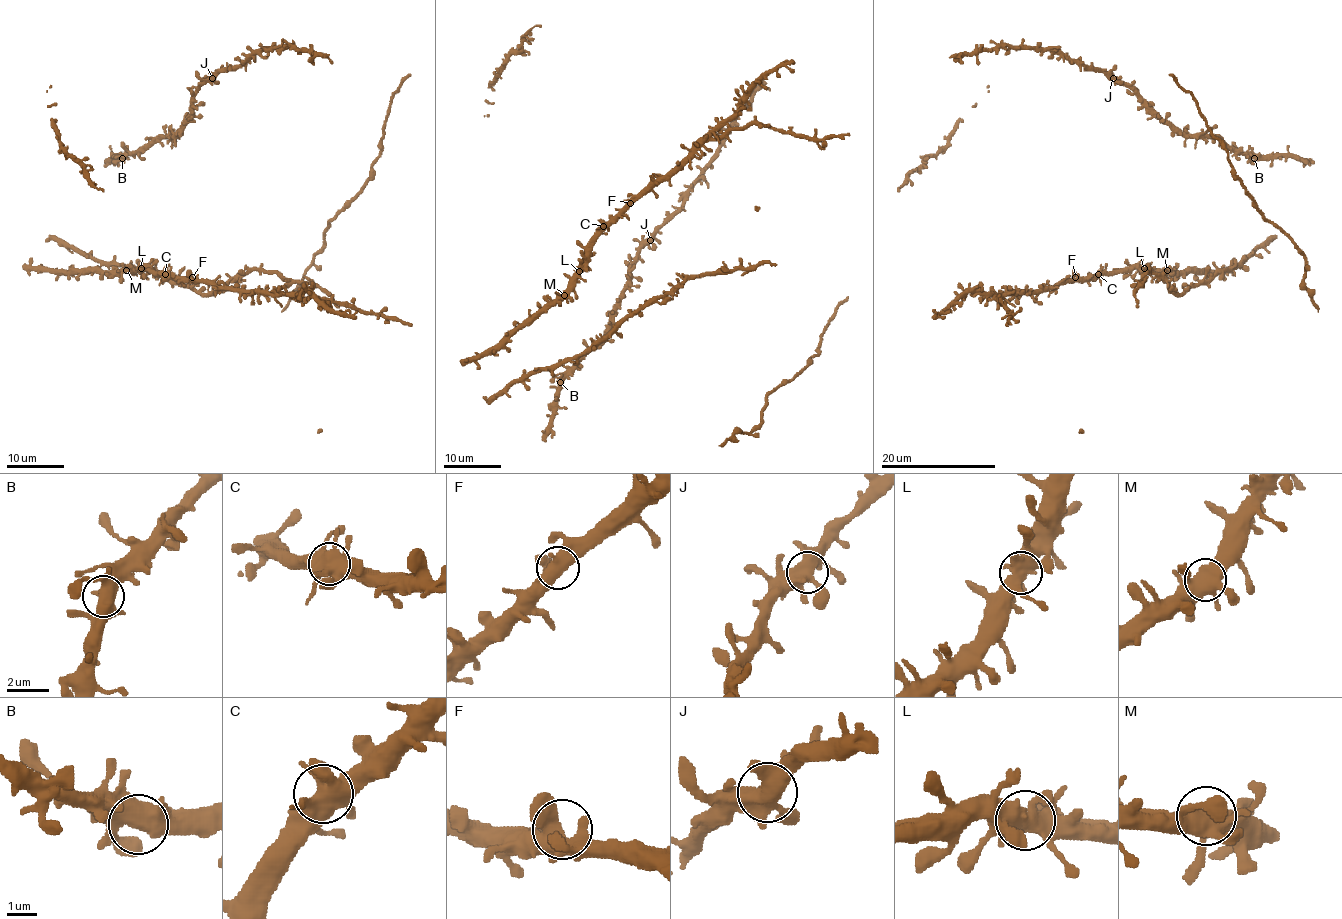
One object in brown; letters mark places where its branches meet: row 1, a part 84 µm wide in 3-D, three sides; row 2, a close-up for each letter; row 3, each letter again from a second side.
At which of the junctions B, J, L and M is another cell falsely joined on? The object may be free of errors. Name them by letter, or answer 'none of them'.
none of them

